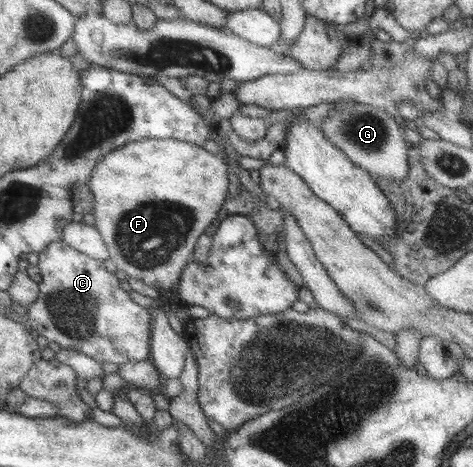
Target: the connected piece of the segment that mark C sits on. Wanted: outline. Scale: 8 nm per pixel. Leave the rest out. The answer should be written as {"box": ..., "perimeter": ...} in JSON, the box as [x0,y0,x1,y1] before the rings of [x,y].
{"box":[21,240,152,367],"perimeter":[[[62,240],[53,241],[53,243],[49,243],[47,247],[43,247],[43,249],[39,251],[38,258],[39,262],[37,263],[37,266],[41,274],[41,281],[38,283],[38,296],[37,299],[33,300],[33,303],[25,307],[26,315],[21,317],[23,322],[25,322],[32,330],[39,333],[39,335],[43,335],[47,342],[53,341],[53,343],[58,343],[60,349],[74,349],[87,357],[93,358],[100,364],[103,362],[113,363],[113,365],[117,365],[119,367],[119,365],[123,365],[126,361],[145,361],[146,359],[150,359],[150,335],[152,334],[151,312],[131,300],[129,292],[123,291],[123,289],[119,287],[119,282],[117,281],[115,274],[107,271],[101,261],[91,259],[91,257],[83,255],[79,251],[75,251],[75,249],[66,245]]]}

